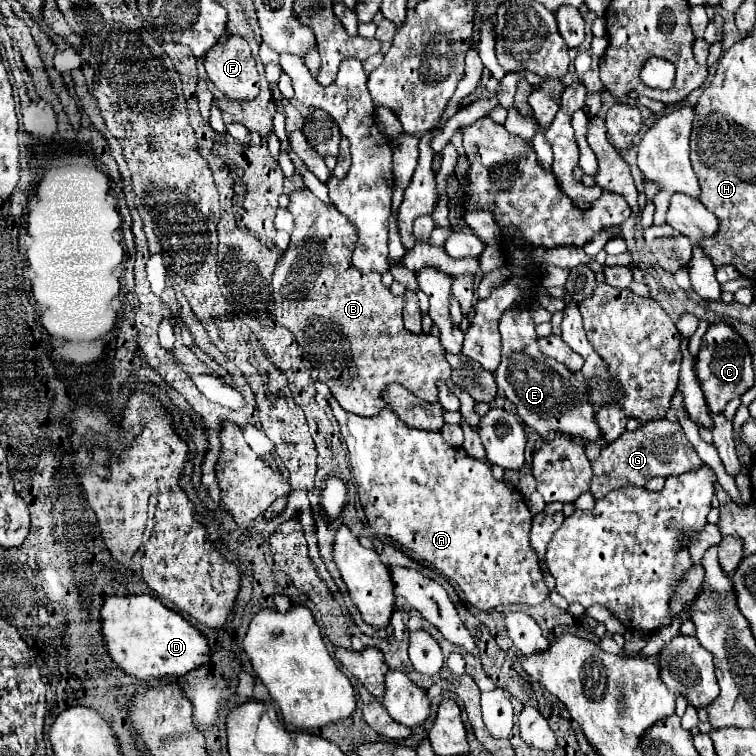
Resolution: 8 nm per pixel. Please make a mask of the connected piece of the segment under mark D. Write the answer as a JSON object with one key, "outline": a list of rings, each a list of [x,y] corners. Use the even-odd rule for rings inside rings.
{"outline":[[[130,595],[130,597],[108,597],[102,605],[102,633],[106,637],[106,647],[110,657],[128,675],[138,679],[164,679],[164,677],[184,677],[186,673],[210,663],[212,651],[206,637],[192,627],[180,613],[168,609],[160,599],[152,595]]]}

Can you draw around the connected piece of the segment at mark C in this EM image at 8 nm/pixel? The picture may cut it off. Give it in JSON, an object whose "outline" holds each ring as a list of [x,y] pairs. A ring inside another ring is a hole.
{"outline":[[[714,323],[704,333],[696,371],[698,371],[698,379],[700,379],[700,387],[704,391],[706,403],[712,413],[722,413],[730,399],[744,395],[754,385],[752,355],[744,339],[726,323]]]}

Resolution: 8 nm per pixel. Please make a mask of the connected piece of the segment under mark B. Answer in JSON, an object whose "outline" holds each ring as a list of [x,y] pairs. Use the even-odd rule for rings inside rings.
{"outline":[[[308,189],[290,193],[288,211],[294,215],[294,231],[290,245],[276,263],[272,277],[276,321],[296,337],[304,359],[312,363],[312,367],[318,371],[318,381],[330,387],[340,407],[360,417],[374,417],[386,407],[386,403],[380,399],[380,393],[388,383],[402,383],[408,391],[414,391],[416,397],[430,403],[438,401],[438,379],[450,383],[450,389],[454,389],[454,383],[450,381],[450,363],[444,357],[446,351],[440,339],[434,335],[412,335],[406,331],[402,323],[404,297],[394,297],[390,289],[382,285],[378,273],[364,275],[352,265],[356,231],[348,219],[344,219],[344,215],[340,215],[332,205],[320,201]]]}

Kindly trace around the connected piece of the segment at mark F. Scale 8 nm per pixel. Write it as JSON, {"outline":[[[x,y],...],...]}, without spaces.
{"outline":[[[226,37],[226,41],[214,45],[206,57],[204,57],[204,67],[208,73],[208,79],[214,83],[214,87],[226,95],[232,101],[252,101],[258,97],[258,71],[256,71],[256,63],[254,57],[250,53],[250,45],[242,39],[242,37]]]}

